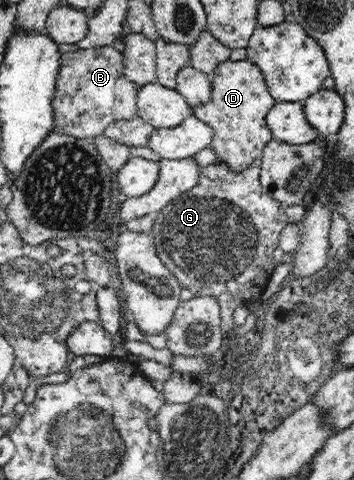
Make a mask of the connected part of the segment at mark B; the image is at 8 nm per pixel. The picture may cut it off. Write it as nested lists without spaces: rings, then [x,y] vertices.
[[[114,47],[81,49],[76,53],[64,53],[60,57],[62,67],[54,96],[54,120],[56,131],[78,139],[93,139],[105,133],[106,127],[116,121],[132,121],[138,117],[137,95],[139,86],[124,76],[124,55]]]

